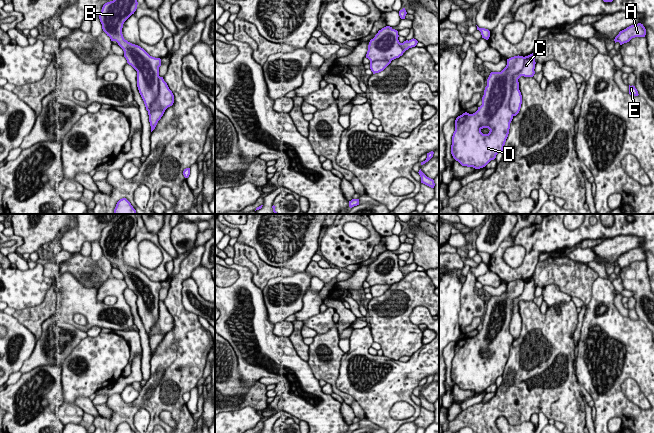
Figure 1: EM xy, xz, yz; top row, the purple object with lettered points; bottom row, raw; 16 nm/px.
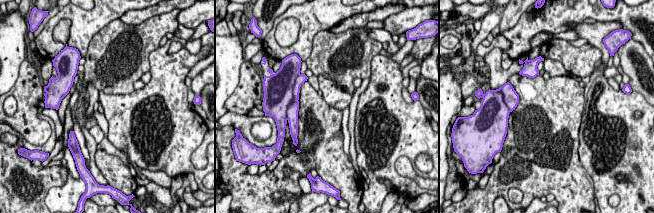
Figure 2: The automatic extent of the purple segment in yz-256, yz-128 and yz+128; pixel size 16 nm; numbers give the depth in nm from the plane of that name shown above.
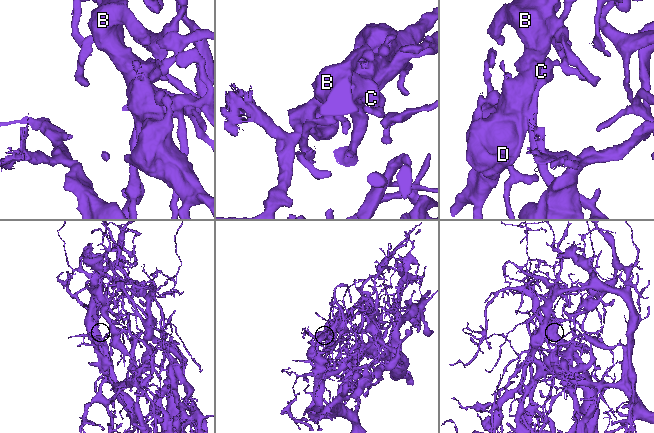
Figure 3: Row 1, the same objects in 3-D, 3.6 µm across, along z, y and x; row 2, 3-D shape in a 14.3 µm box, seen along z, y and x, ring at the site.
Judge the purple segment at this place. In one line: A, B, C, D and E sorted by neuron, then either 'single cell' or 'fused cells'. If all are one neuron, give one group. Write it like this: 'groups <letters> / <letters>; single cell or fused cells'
groups A B D / C E; fused cells

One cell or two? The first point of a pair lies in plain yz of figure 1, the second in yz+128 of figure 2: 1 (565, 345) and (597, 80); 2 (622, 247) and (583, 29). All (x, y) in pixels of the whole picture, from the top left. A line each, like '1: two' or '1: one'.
1: two
2: one

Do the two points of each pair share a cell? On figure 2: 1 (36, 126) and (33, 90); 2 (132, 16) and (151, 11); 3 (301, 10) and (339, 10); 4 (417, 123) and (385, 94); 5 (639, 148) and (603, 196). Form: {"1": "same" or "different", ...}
{"1": "same", "2": "same", "3": "same", "4": "same", "5": "same"}

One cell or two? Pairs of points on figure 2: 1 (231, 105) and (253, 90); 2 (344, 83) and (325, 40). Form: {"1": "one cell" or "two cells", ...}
{"1": "one cell", "2": "one cell"}

